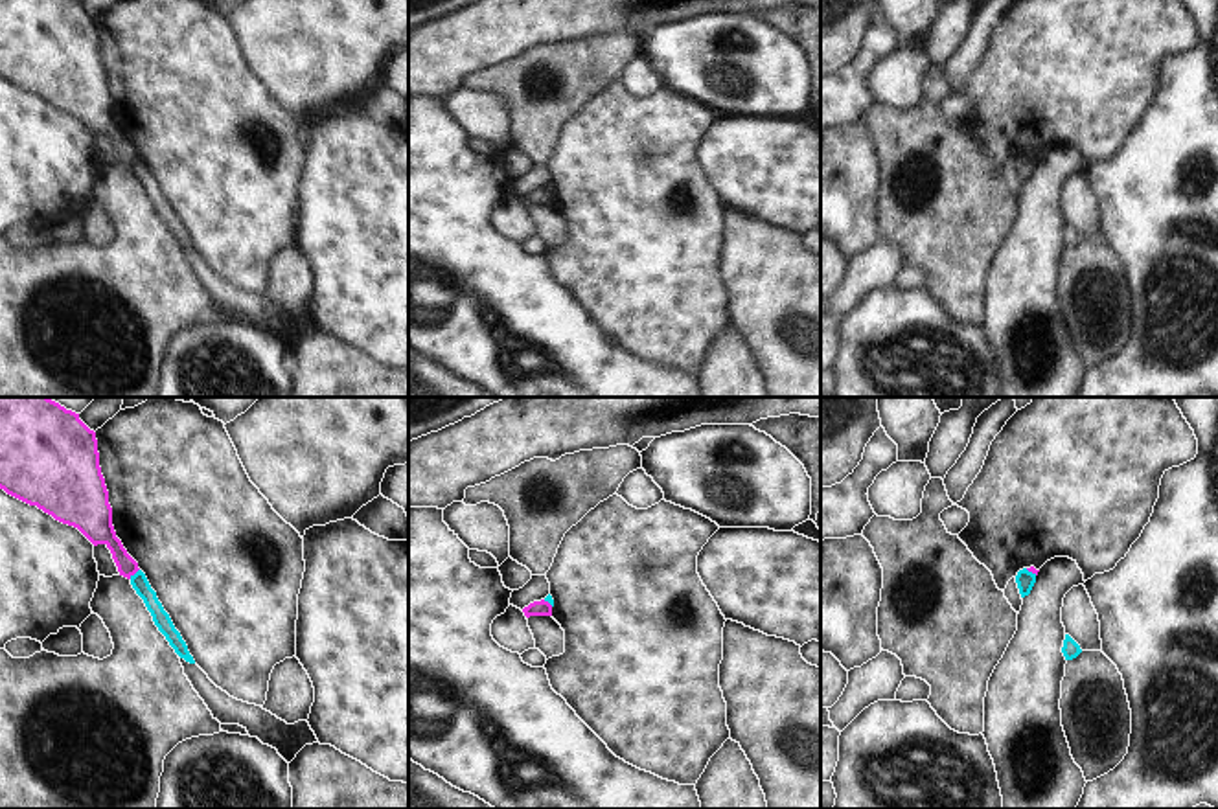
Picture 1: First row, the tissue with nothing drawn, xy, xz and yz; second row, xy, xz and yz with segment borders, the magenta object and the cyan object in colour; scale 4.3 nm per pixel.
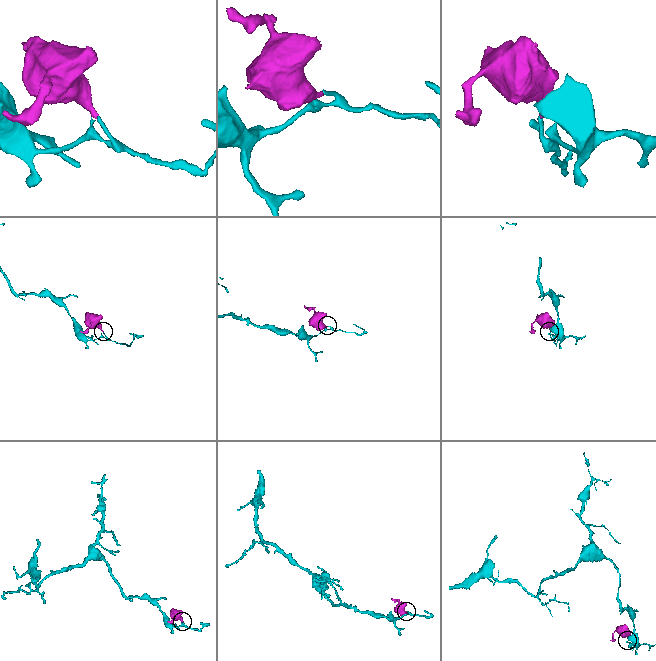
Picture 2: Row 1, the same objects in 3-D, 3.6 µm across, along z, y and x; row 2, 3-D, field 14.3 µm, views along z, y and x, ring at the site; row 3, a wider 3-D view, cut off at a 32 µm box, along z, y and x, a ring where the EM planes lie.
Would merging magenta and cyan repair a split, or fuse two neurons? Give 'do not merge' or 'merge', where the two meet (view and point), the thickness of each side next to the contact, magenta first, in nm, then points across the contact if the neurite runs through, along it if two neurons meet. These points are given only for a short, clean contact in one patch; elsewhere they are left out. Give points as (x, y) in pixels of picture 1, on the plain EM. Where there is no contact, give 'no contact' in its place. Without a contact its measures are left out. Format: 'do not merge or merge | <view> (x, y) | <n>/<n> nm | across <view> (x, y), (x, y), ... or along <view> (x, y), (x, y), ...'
do not merge | xy (133, 162) | 120/70 nm | along xy (138, 157), (129, 166)

